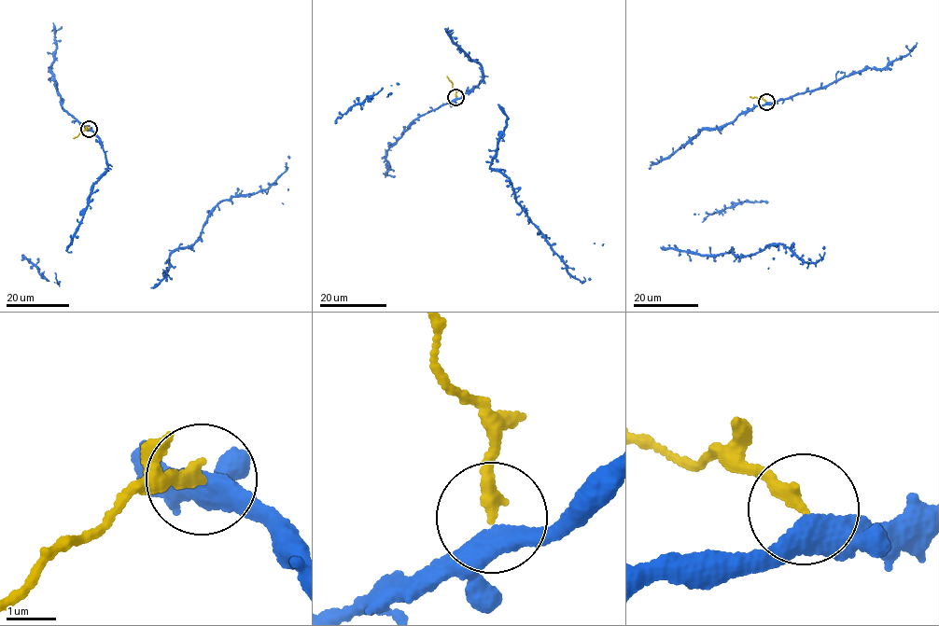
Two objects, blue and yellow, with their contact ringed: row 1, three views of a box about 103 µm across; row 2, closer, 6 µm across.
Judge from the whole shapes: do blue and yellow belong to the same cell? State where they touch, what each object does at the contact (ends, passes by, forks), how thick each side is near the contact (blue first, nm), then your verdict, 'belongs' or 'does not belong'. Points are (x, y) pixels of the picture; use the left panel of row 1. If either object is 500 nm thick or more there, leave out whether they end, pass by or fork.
at (89, 129); blue forks there; yellow ends there; 360 nm thick on the blue side, 280 nm on the other; does not belong

